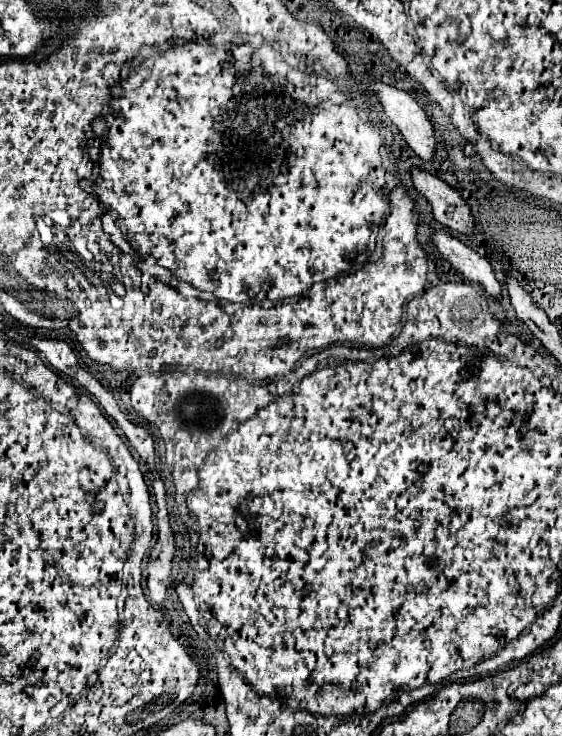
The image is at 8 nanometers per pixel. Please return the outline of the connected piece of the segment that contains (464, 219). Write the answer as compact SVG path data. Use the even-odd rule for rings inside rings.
M418 168L412 170L412 182L416 190L424 194L426 200L432 204L434 218L442 226L466 236L474 234L474 218L472 218L470 206L452 186Z

